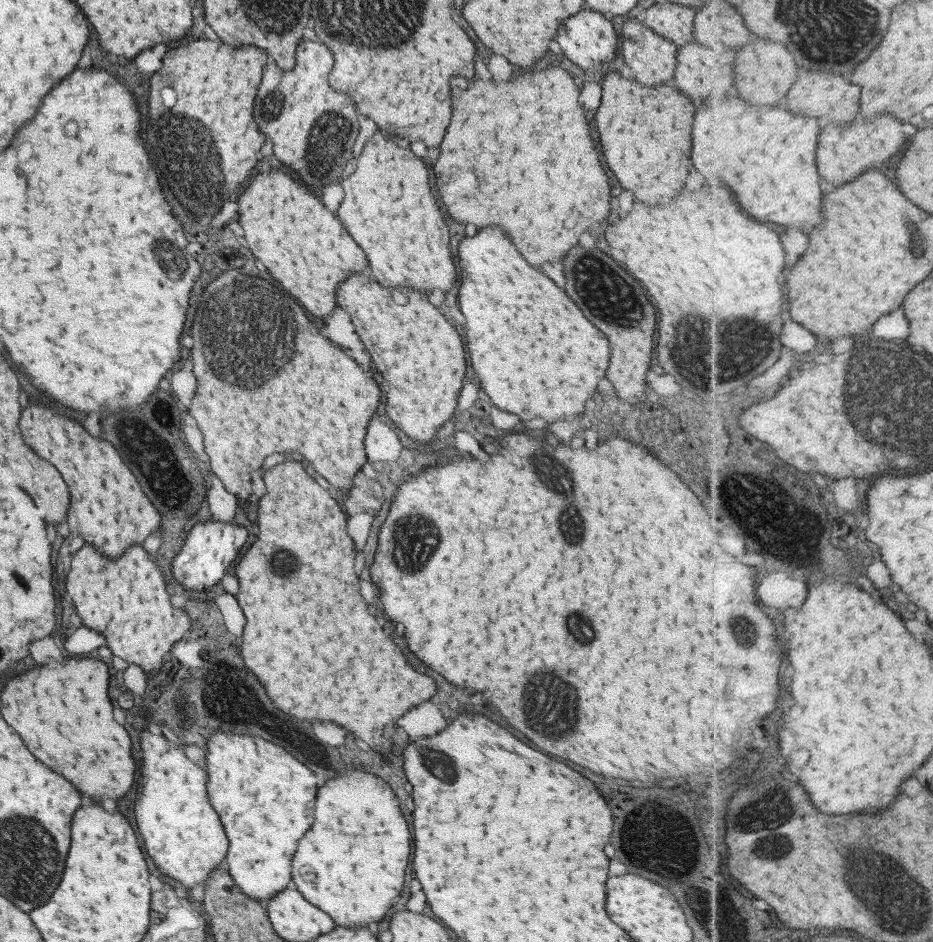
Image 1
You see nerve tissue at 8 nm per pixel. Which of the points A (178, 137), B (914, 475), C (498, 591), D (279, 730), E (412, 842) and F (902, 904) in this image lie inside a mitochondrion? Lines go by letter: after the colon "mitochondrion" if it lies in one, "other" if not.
A: mitochondrion
B: mitochondrion
C: other
D: other
E: other
F: mitochondrion

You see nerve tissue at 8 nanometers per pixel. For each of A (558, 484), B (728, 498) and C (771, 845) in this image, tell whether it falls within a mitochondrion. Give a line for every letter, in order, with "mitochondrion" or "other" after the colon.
A: mitochondrion
B: other
C: mitochondrion

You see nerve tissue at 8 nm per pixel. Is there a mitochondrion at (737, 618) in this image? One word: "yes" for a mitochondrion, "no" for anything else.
yes

